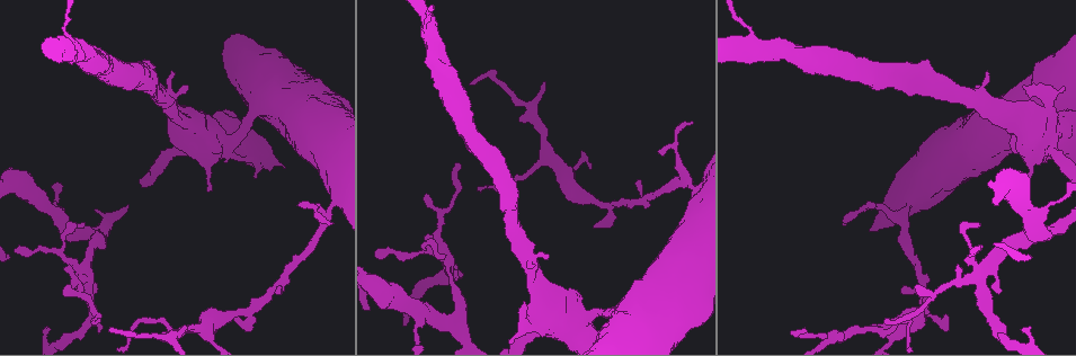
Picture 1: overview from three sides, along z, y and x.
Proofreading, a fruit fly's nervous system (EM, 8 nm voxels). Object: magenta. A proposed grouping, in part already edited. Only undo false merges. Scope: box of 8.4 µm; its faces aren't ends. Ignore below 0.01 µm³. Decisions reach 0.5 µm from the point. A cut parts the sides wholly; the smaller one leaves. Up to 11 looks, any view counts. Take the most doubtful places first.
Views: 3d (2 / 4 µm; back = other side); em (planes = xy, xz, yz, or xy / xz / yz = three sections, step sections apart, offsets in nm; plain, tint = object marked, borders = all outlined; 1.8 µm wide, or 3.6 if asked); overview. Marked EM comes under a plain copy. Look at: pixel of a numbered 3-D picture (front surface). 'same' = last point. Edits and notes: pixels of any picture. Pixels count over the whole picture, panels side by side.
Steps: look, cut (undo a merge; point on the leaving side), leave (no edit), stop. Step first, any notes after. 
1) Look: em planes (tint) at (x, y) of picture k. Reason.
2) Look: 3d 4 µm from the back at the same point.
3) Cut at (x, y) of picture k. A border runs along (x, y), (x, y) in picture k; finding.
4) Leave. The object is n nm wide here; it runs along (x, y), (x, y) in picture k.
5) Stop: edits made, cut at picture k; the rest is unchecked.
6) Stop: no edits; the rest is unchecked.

Look: 3d 4 µm at (225, 142) of picture 1. Sharp bend.

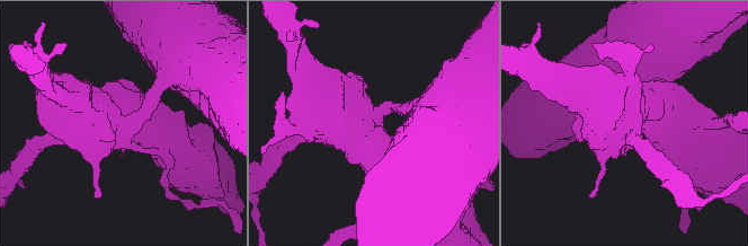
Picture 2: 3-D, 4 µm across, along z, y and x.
Look: em xy step 16 (tint) at (124, 127) of picture 2.

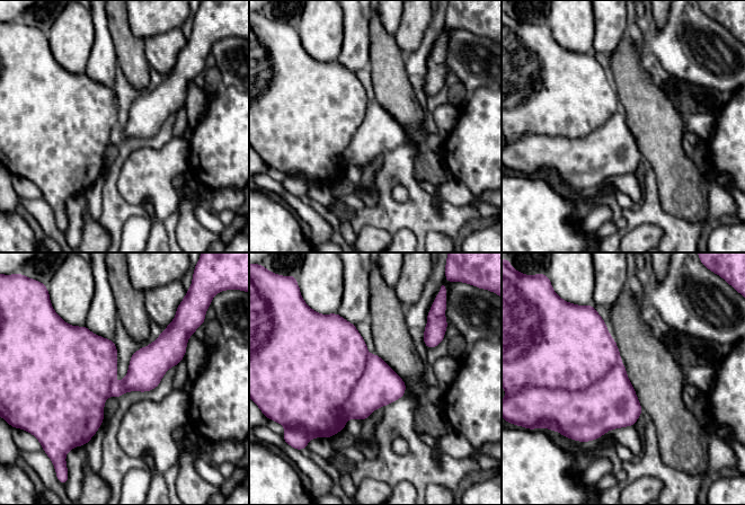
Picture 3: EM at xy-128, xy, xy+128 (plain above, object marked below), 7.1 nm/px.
Look: em planes (tint) at the same point. Another direction.

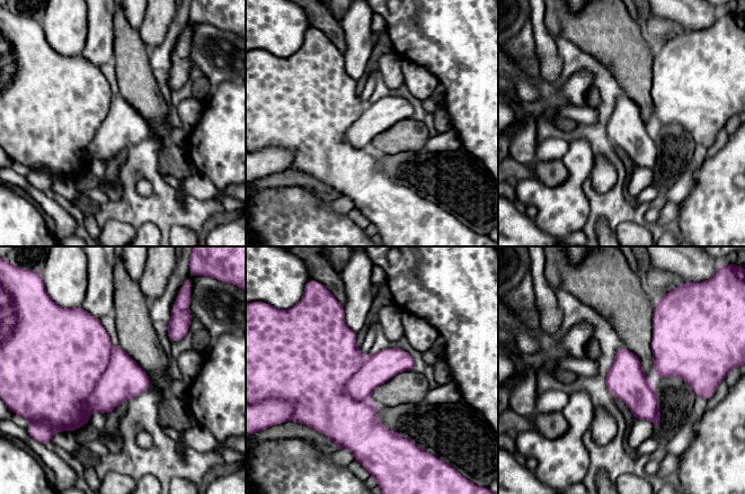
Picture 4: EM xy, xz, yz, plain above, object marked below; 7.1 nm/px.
Cut at (68, 364) of picture 4. The object is 280 nm wide here; a border runs along (113, 349), (81, 404), (89, 416) in picture 4; a second neuron is stuck on.

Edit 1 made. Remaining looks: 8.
Look: em xy step 4 (tint) at (424, 312) of picture 1. Sudden change in width.

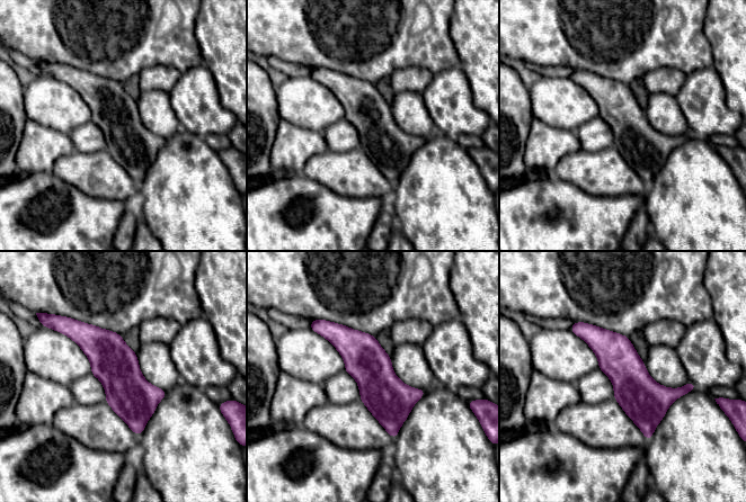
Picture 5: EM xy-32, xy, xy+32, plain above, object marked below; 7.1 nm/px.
Leave. The object is 300 nm wide here; it runs along (582, 326), (646, 402), (648, 436) in picture 5; one neuron here.

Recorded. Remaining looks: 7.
Look: 3d 4 µm from the back at (825, 336) of picture 1. Calibre changes.

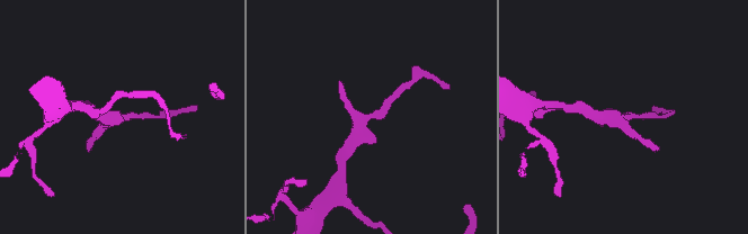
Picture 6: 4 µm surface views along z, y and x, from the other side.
Look: em xz step 8 (tint) at (626, 116) of picture 6.

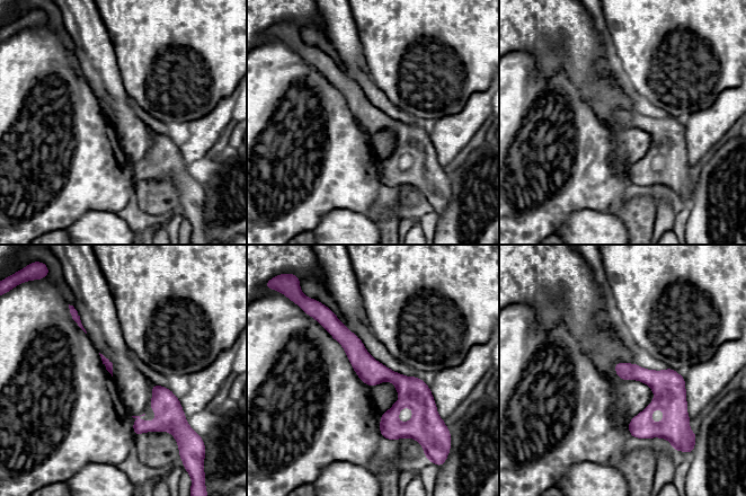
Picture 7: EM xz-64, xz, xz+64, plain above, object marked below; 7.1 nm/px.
Look: em planes (tint) at the same point. Cut it another way.

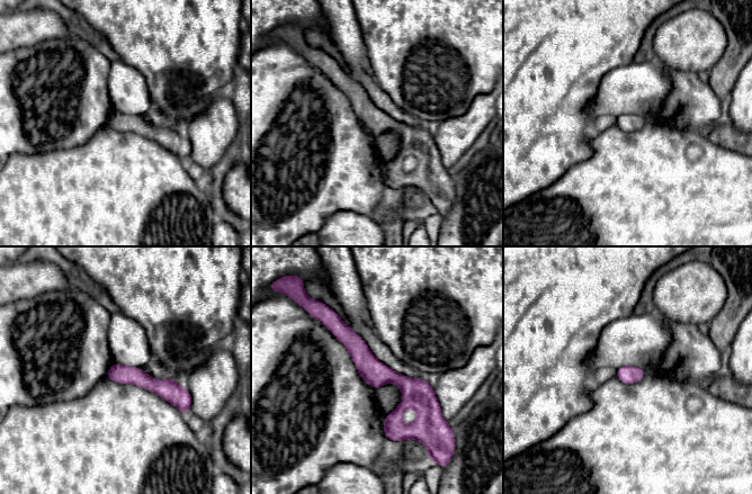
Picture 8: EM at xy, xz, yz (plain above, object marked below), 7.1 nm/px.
Leave. The object is 130 nm wide here; all the same neuron.

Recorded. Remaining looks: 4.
Look: em 3.6 µm planes (tint) at (925, 310) of picture 1. Branch point.

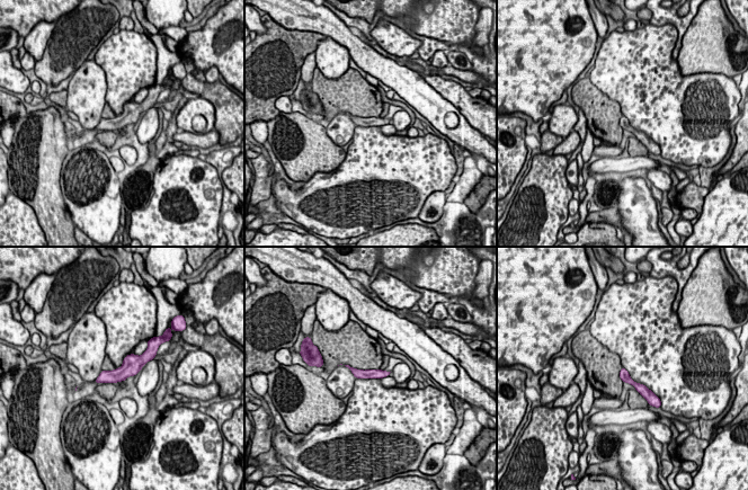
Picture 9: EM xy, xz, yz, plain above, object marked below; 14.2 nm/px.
Leave. The object is 130 nm wide here; it runs along (145, 356), (121, 374), (99, 380) in picture 9; one neuron here.

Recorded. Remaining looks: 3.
Stop: edits made, cut at picture 4; the rest is unchecked.

